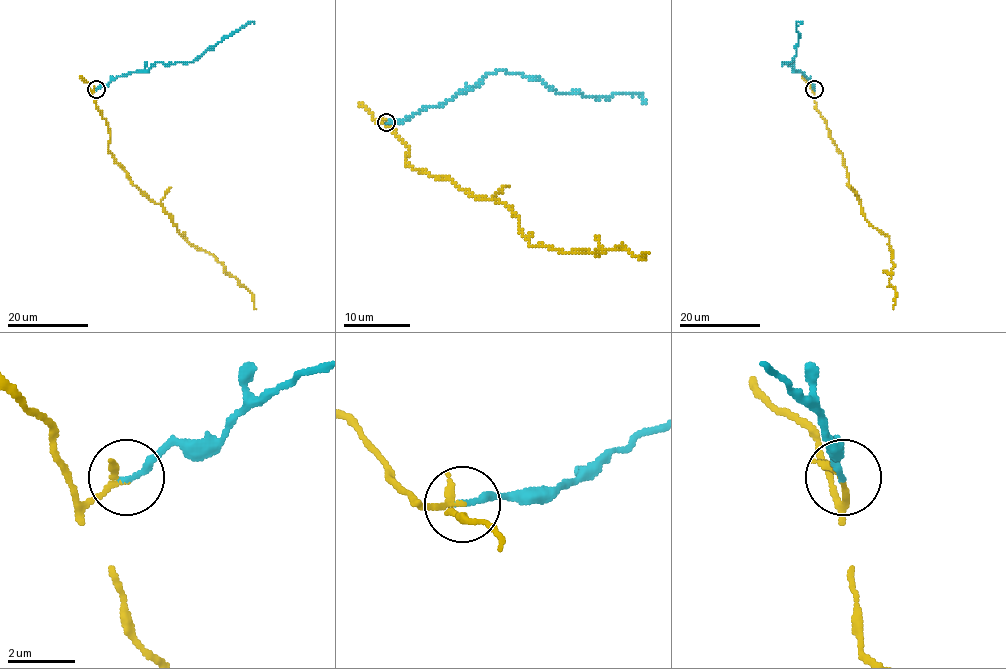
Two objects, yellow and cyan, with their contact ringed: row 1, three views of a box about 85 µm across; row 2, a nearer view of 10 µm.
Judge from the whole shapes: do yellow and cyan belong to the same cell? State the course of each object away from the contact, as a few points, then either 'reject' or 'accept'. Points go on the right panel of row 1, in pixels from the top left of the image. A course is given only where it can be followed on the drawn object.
yellow runs (814, 89), (816, 110), (842, 154), (848, 185), (859, 199), (862, 214), (890, 238), (894, 308); cyan runs (814, 89), (804, 73), (784, 61), (782, 65), (794, 57), (799, 40), (795, 25), (802, 21); reject

